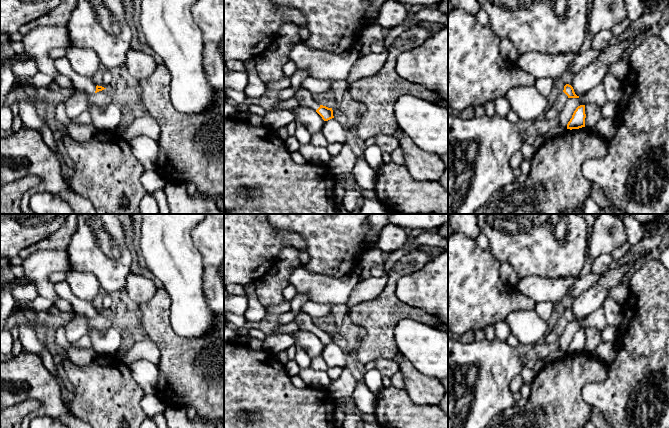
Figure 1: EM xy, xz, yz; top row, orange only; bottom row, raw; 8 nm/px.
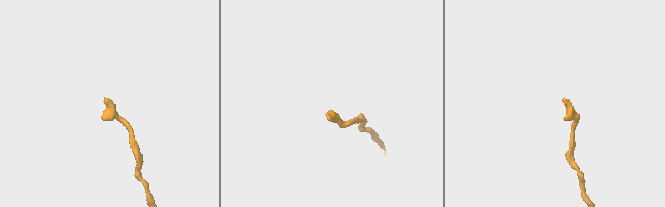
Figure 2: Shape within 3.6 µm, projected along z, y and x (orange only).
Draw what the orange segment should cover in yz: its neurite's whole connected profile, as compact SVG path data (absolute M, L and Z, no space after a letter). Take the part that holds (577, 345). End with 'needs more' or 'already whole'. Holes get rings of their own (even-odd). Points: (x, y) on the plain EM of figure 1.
M580 329L574 335L572 342L567 348L567 353L579 353L585 351L585 329Z | already whole

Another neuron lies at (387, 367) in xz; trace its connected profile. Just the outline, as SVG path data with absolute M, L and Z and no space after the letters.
M378 359L375 368L386 377L392 377L400 369L399 363L394 359Z

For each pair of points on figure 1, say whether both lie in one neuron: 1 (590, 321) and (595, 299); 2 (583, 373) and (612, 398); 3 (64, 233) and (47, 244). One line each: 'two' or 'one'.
1: two
2: two
3: one

